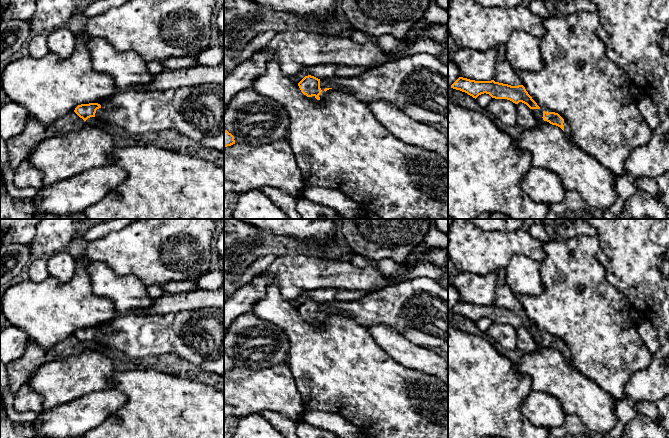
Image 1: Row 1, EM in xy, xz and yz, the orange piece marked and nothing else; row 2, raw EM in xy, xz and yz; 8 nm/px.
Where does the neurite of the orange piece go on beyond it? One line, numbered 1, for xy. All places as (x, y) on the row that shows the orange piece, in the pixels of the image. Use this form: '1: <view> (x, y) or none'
1: xy (197, 112)

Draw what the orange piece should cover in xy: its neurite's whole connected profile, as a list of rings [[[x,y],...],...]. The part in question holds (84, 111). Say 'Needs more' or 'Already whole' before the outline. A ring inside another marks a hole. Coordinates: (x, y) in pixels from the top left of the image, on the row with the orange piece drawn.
Needs more. [[[202,84],[161,91],[120,91],[101,103],[78,105],[74,112],[86,121],[97,117],[108,127],[116,126],[131,134],[173,129],[194,141],[217,136],[224,131],[224,87]]]

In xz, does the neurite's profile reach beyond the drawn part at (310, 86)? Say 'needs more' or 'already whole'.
needs more

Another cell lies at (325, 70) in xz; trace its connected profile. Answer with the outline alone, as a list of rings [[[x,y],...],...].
[[[322,63],[317,66],[309,66],[302,70],[297,76],[292,77],[292,81],[298,84],[305,76],[311,75],[318,79],[340,77],[348,78],[359,75],[368,69],[361,66],[346,66],[336,63]]]

